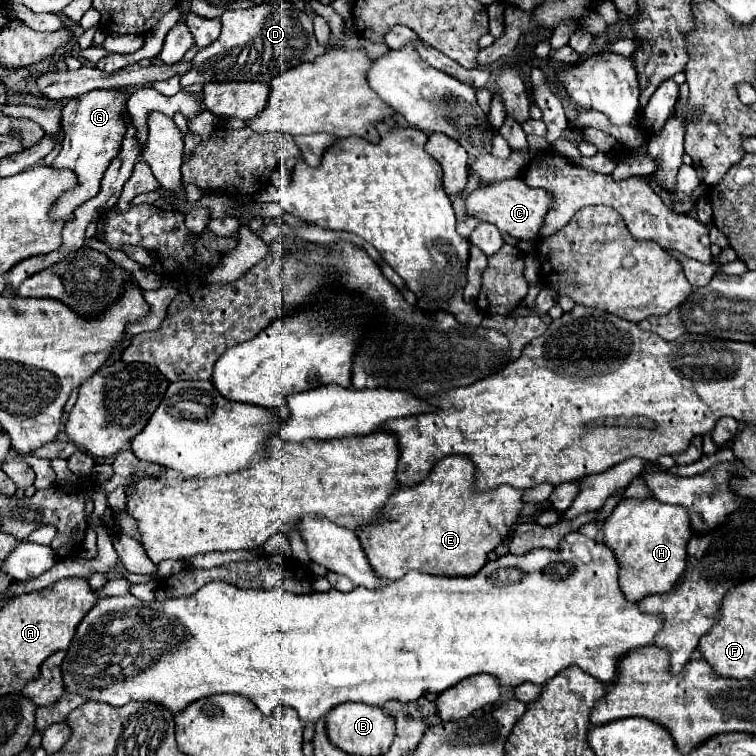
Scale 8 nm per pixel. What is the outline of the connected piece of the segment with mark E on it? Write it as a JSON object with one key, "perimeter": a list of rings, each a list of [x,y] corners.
{"perimeter":[[[447,456],[435,464],[423,482],[409,488],[399,488],[383,506],[379,520],[359,528],[357,536],[361,538],[371,566],[385,580],[399,580],[409,570],[435,576],[471,576],[487,564],[489,552],[493,552],[499,544],[509,544],[523,506],[523,490],[503,484],[495,490],[481,492],[475,486],[475,464],[467,456]]]}

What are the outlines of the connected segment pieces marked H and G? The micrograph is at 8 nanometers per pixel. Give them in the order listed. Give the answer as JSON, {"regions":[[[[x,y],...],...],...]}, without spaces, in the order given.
{"regions":[[[[625,498],[603,522],[603,532],[603,542],[615,550],[621,564],[619,584],[629,600],[637,602],[651,592],[667,592],[685,570],[687,540],[691,540],[693,530],[683,506],[665,504],[657,498]]],[[[91,90],[83,96],[71,98],[63,108],[63,130],[65,138],[61,144],[61,152],[55,158],[55,168],[71,168],[79,176],[79,188],[75,192],[67,192],[67,196],[59,198],[55,204],[55,212],[51,216],[59,216],[61,220],[69,220],[73,210],[85,200],[93,198],[99,192],[99,182],[109,166],[109,162],[119,154],[123,136],[127,134],[125,112],[127,112],[127,90]]]]}

